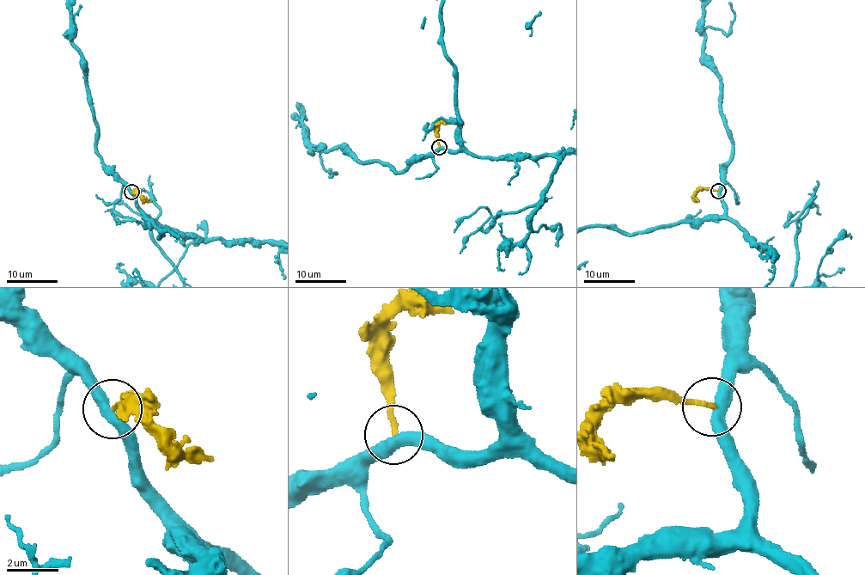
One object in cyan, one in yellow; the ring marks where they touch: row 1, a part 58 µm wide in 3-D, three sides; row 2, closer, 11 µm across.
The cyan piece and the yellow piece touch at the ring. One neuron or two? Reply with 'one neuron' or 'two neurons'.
two neurons

